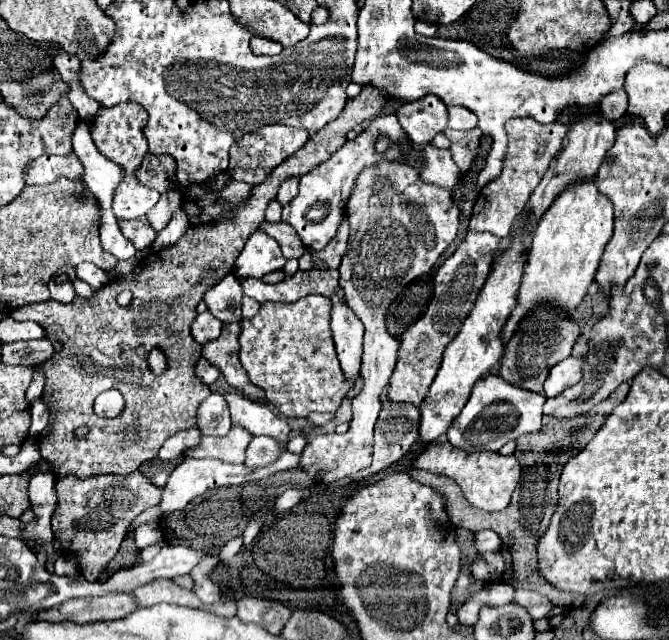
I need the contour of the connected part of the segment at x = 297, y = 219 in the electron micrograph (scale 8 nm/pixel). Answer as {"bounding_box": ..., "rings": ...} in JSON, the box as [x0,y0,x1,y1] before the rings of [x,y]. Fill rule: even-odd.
{"bounding_box":[282,114,410,250],"rings":[[[394,114],[376,118],[368,128],[364,128],[364,132],[360,132],[356,136],[356,140],[346,142],[326,162],[322,162],[318,168],[310,170],[304,178],[300,178],[300,192],[298,192],[298,196],[288,206],[282,208],[282,220],[286,224],[294,226],[294,230],[298,232],[300,240],[304,242],[306,248],[310,248],[310,250],[322,250],[336,236],[338,226],[344,220],[346,202],[350,198],[352,188],[356,186],[358,174],[364,168],[368,168],[368,166],[372,166],[372,164],[376,164],[380,160],[402,162],[402,164],[408,164],[410,166],[410,162],[406,160],[406,154],[402,150],[402,144],[406,144],[406,142],[408,142],[408,136],[400,128],[398,118]],[[380,136],[386,136],[390,140],[390,148],[384,154],[378,154],[374,150],[374,144],[376,144],[376,140]]]}

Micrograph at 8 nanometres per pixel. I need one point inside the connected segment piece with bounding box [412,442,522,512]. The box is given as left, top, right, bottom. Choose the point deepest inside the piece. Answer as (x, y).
(487, 479)

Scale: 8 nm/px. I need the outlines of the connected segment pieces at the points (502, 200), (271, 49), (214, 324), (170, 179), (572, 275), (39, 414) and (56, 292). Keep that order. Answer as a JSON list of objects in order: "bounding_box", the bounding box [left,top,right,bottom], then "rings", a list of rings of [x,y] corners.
[{"bounding_box":[470,118,569,238],"rings":[[[512,118],[506,122],[508,134],[508,150],[504,156],[502,172],[492,182],[488,182],[474,204],[470,216],[470,230],[474,232],[490,232],[498,238],[506,238],[518,214],[524,210],[530,194],[538,186],[540,178],[544,176],[550,160],[558,154],[562,138],[569,125],[558,121],[550,124],[540,124],[532,118]]]},{"bounding_box":[250,36,284,54],"rings":[[[254,36],[252,42],[250,42],[250,48],[254,54],[280,54],[284,50],[284,46],[280,46],[280,42],[272,42],[268,38],[262,38],[262,36]]]},{"bounding_box":[192,314,222,344],"rings":[[[198,314],[194,320],[192,334],[194,334],[196,342],[206,344],[210,340],[216,340],[220,336],[220,330],[222,330],[222,322],[212,318],[212,314]]]},{"bounding_box":[136,154,178,192],"rings":[[[146,154],[142,164],[136,168],[136,178],[140,184],[148,188],[156,188],[158,192],[176,190],[178,188],[176,160],[170,154],[164,156]]]},{"bounding_box":[502,178,612,342],"rings":[[[592,178],[572,182],[556,196],[532,234],[532,246],[518,292],[518,306],[502,330],[504,342],[508,342],[508,336],[514,334],[520,318],[540,304],[560,306],[568,314],[576,310],[596,276],[604,246],[612,238],[612,228],[612,202],[598,192]]]},{"bounding_box":[30,400,48,438],"rings":[[[42,400],[32,402],[30,406],[32,412],[32,424],[30,424],[30,438],[36,438],[46,426],[48,426],[48,408],[44,406]]]},{"bounding_box":[50,280,76,304],"rings":[[[50,280],[50,298],[62,302],[62,304],[68,304],[72,302],[72,298],[76,298],[74,290],[72,290],[72,282],[64,282],[62,286],[56,286],[54,280]]]}]

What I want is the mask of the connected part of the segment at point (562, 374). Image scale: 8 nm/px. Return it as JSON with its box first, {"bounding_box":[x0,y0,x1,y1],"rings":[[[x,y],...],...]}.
{"bounding_box":[544,356,582,398],"rings":[[[570,356],[550,370],[544,382],[544,394],[548,398],[554,398],[566,388],[574,386],[580,378],[582,378],[582,356]]]}

